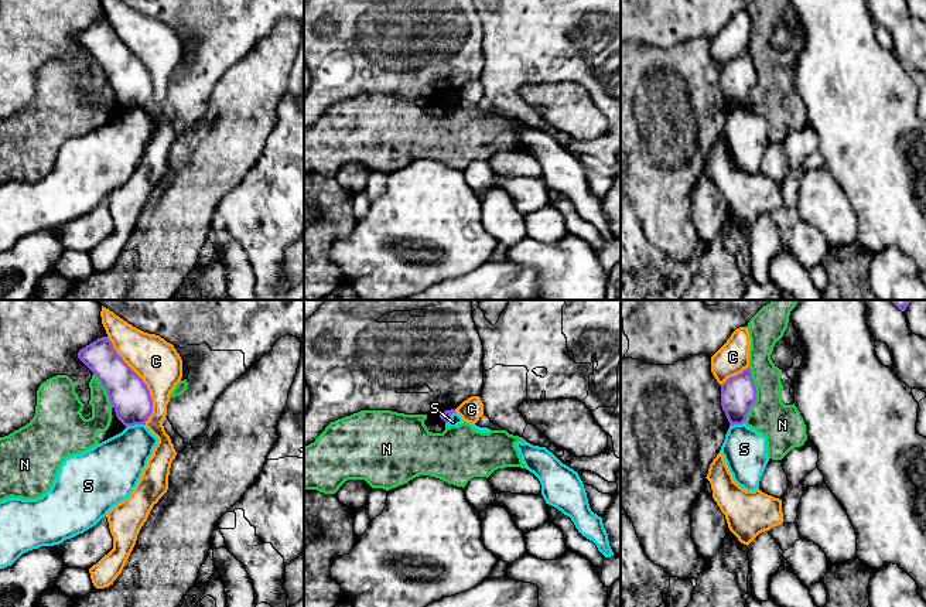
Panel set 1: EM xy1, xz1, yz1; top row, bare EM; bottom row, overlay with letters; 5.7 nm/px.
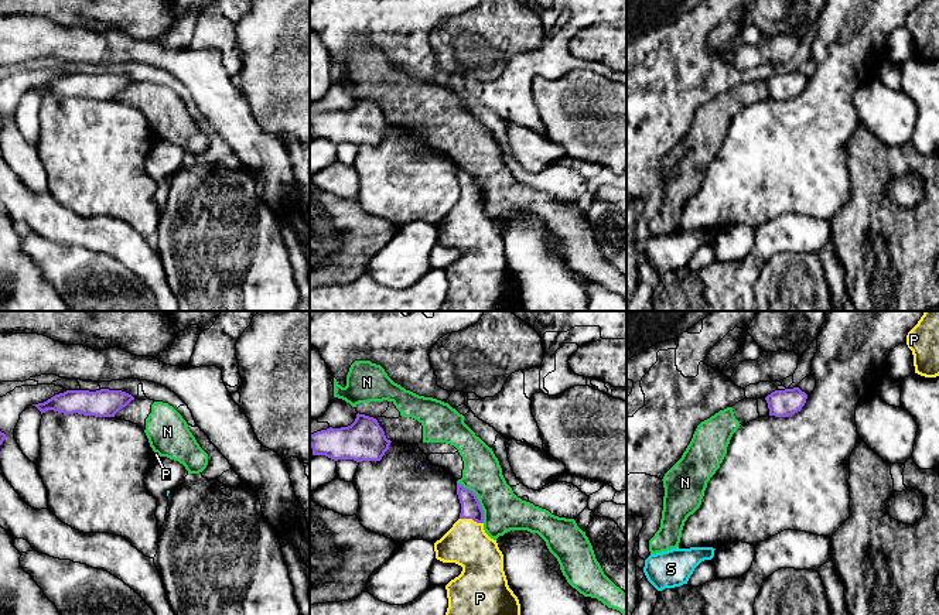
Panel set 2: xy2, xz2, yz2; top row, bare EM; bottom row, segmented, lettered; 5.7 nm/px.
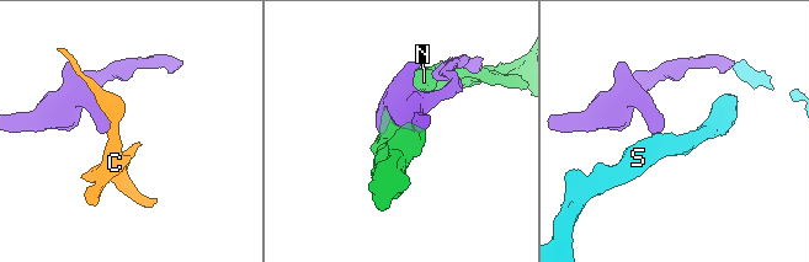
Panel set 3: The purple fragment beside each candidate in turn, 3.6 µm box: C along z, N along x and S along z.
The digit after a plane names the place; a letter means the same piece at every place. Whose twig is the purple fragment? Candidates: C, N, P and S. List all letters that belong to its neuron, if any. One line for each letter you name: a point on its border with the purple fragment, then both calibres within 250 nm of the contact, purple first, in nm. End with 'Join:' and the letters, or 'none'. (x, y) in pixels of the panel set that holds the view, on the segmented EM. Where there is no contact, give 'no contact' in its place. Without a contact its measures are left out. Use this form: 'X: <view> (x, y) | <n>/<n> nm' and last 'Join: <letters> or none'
P: xz2 (471, 518) | 110/260 nm
Join: P

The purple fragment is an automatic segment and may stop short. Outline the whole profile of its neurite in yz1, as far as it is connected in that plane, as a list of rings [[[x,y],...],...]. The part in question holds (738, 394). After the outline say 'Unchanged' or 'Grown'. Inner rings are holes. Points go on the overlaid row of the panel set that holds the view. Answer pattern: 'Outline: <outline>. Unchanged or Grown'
Outline: [[[749,368],[721,385],[721,406],[729,426],[742,424],[756,400],[756,386]]]. Unchanged

